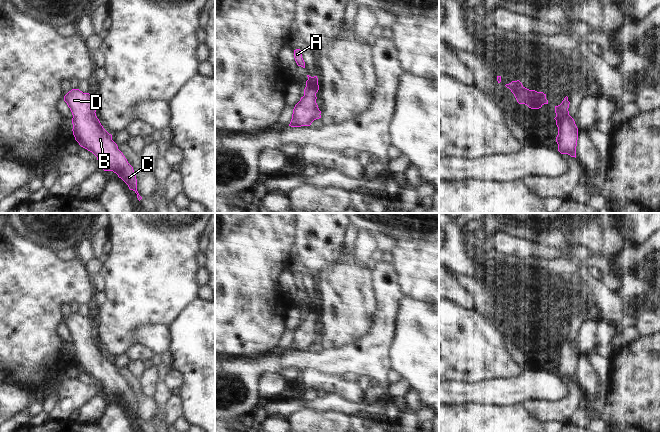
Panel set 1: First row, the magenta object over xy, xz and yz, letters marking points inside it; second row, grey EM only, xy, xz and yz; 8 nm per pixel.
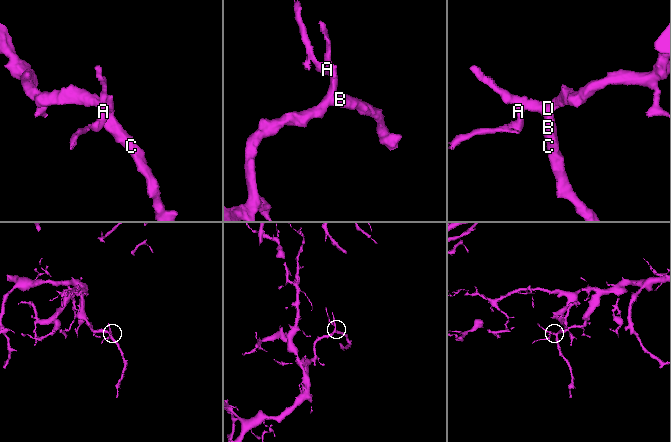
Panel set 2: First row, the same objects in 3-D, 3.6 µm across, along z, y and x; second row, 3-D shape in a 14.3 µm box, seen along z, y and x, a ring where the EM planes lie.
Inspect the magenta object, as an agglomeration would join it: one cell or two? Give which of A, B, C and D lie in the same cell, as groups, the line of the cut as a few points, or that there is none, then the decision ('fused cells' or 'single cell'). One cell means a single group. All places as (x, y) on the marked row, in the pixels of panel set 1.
A B C D | no cut | single cell

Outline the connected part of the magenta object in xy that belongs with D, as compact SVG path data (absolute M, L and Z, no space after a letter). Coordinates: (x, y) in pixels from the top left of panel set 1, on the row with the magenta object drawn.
M72 89L64 96L64 101L70 108L73 118L73 135L79 145L88 151L92 152L104 171L113 171L121 178L129 187L137 194L140 201L142 197L137 191L137 179L133 167L128 163L123 153L118 149L117 144L112 140L112 135L109 134L101 125L96 116L96 103L94 98L89 93L83 93L79 89Z

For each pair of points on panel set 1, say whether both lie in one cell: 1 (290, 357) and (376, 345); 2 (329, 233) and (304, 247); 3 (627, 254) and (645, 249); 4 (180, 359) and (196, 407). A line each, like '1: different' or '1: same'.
1: same
2: same
3: same
4: same

